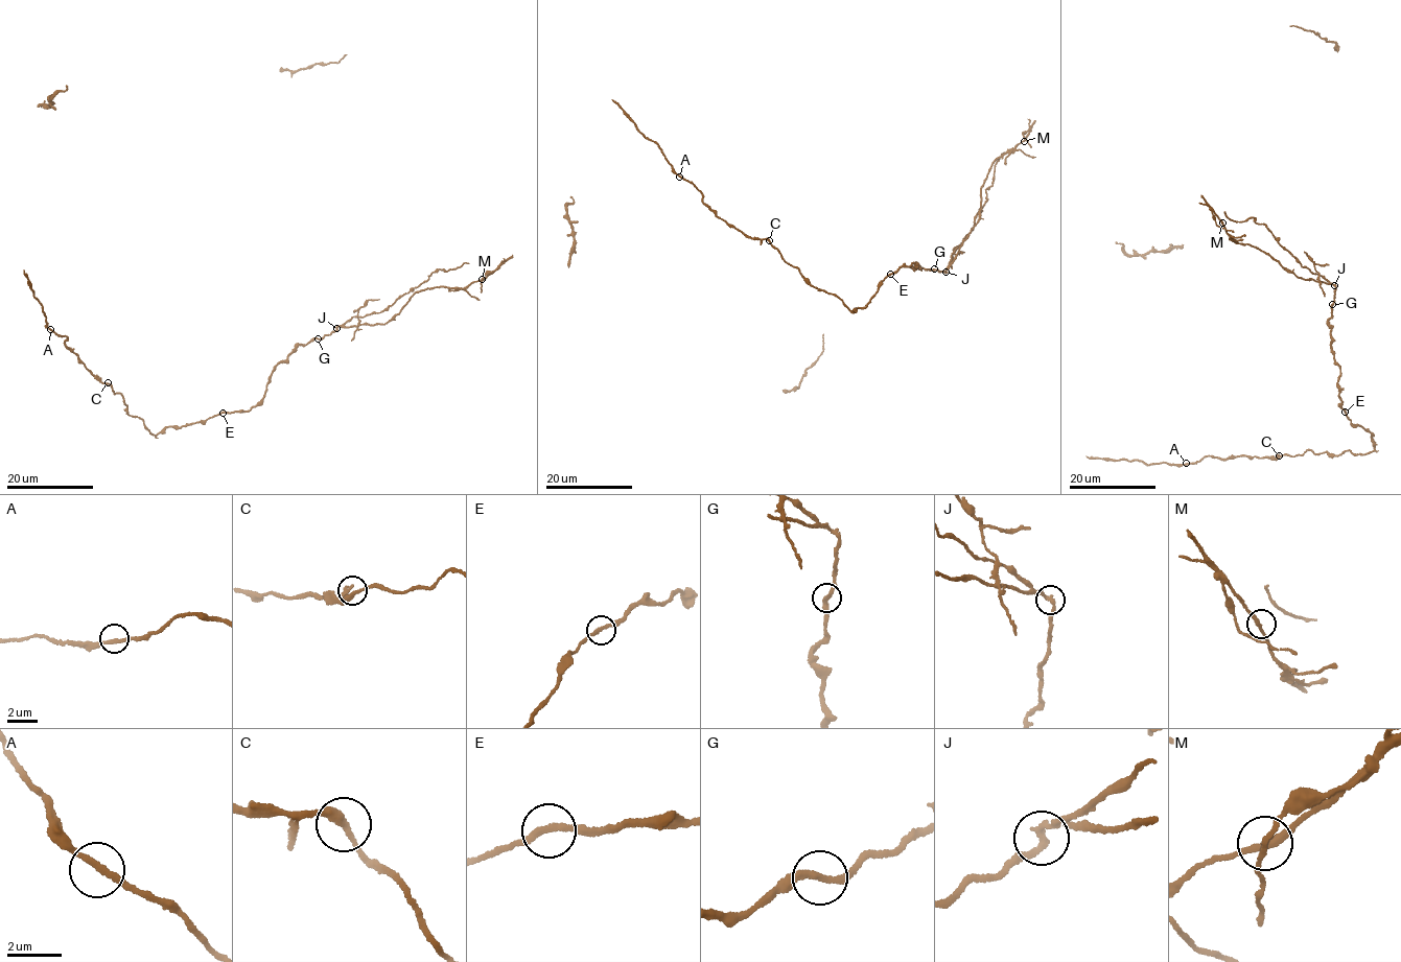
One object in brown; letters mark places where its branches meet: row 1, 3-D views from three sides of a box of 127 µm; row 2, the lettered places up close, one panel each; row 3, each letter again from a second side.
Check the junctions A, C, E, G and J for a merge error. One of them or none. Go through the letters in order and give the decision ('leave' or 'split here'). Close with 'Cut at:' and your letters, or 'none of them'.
A: leave
C: leave
E: leave
G: leave
J: split here
Cut at: J

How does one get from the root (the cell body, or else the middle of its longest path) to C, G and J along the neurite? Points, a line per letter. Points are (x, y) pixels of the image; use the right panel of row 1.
C: (1371, 433), (1374, 449), (1364, 454), (1346, 450), (1335, 455), (1307, 449), (1303, 453), (1279, 455)
G: (1371, 433), (1352, 424), (1340, 405), (1339, 368), (1328, 320), (1332, 304)
J: (1371, 433), (1352, 424), (1340, 405), (1339, 368), (1328, 320), (1334, 286)

